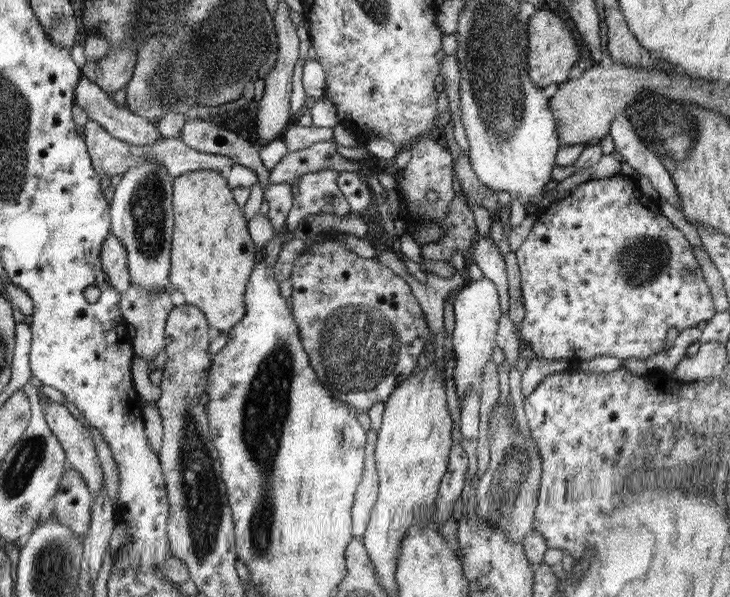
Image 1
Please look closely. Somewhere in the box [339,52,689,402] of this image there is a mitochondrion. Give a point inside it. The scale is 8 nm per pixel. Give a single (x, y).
(643, 259)

